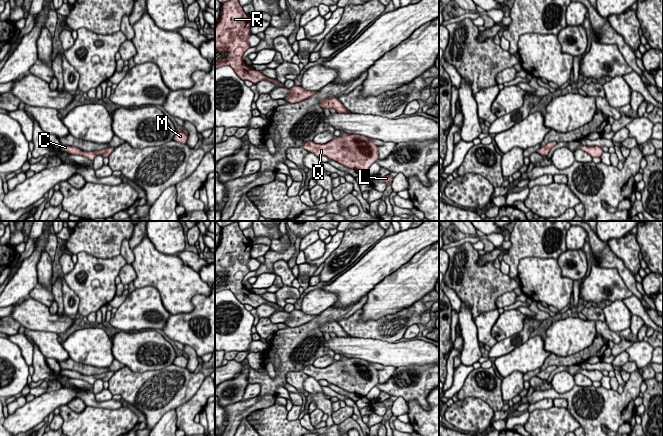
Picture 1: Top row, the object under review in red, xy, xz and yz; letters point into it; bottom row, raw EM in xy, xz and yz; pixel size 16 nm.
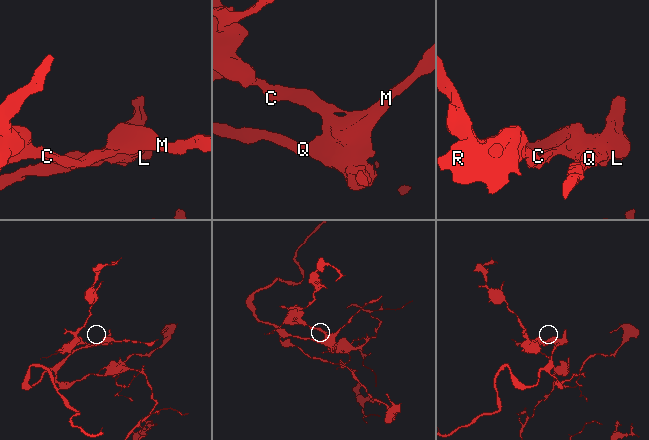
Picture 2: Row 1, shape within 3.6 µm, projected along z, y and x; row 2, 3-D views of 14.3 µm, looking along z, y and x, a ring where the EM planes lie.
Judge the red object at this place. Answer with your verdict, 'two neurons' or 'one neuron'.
one neuron

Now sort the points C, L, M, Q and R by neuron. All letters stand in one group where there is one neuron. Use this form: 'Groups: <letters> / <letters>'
Groups: C L M Q R

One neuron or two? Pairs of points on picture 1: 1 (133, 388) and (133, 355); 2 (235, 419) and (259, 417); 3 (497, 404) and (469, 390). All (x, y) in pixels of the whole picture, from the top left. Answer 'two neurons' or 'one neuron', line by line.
1: two neurons
2: two neurons
3: one neuron

